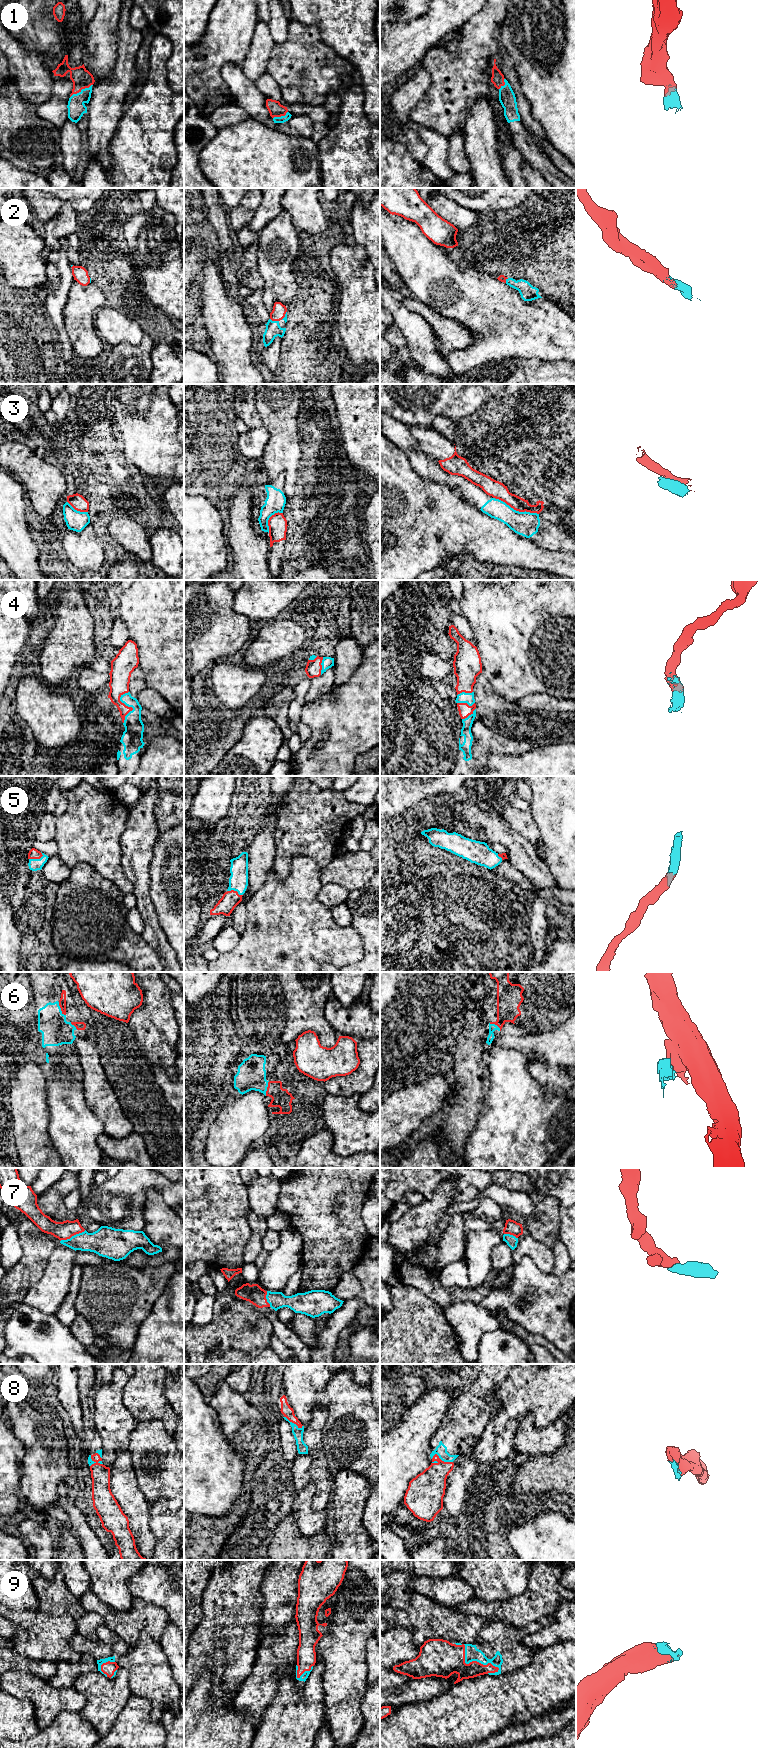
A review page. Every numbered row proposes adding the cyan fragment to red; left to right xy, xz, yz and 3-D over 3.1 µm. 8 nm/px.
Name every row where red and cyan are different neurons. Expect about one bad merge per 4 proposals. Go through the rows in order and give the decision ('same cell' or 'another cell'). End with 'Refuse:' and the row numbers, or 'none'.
1: same cell
2: same cell
3: another cell
4: same cell
5: same cell
6: another cell
7: same cell
8: same cell
9: same cell
Refuse: 3, 6

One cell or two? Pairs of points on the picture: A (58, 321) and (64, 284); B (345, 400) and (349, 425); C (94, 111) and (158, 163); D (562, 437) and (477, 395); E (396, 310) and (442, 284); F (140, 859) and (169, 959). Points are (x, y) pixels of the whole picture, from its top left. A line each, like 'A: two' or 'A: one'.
A: one
B: two
C: two
D: two
E: two
F: one

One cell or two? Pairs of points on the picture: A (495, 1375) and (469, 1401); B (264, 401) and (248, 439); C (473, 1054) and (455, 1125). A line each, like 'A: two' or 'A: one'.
A: one
B: two
C: one

